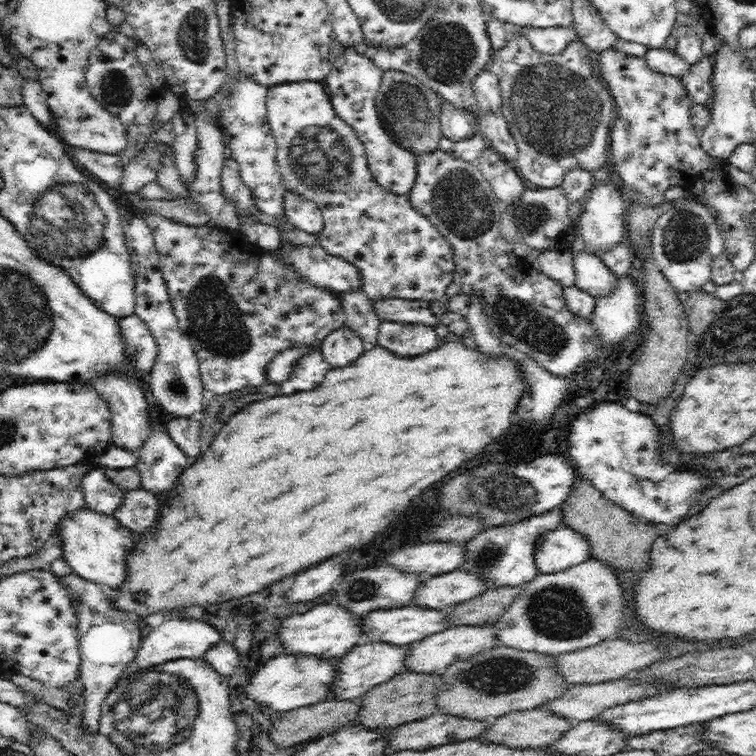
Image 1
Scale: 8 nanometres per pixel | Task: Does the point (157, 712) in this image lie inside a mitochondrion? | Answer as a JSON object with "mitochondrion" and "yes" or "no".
{"mitochondrion":"yes"}

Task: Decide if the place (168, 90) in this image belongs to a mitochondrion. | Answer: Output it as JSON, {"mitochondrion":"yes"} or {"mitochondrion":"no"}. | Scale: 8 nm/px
{"mitochondrion":"no"}

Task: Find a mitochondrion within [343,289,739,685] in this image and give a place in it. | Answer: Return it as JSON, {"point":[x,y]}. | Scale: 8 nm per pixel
{"point":[557,612]}

